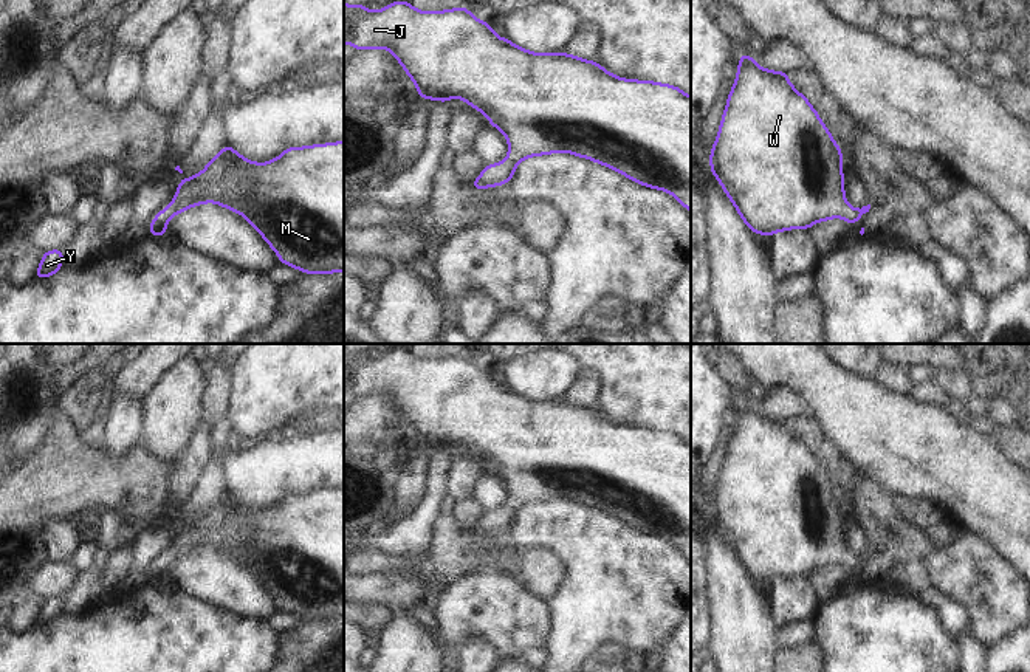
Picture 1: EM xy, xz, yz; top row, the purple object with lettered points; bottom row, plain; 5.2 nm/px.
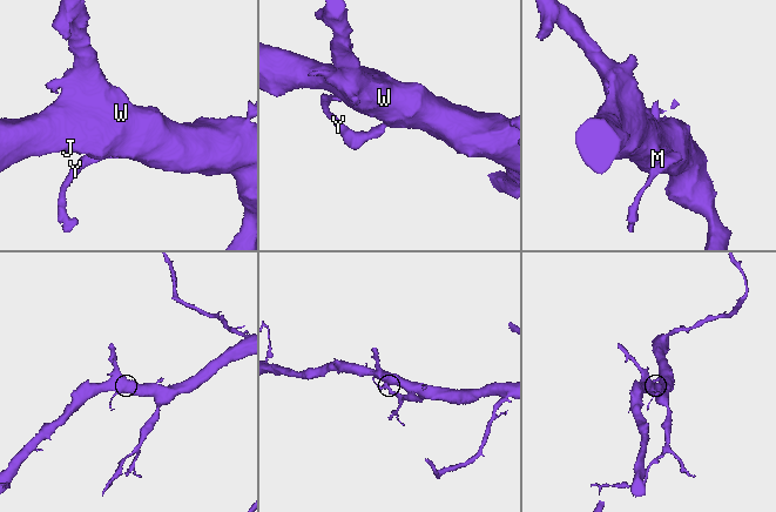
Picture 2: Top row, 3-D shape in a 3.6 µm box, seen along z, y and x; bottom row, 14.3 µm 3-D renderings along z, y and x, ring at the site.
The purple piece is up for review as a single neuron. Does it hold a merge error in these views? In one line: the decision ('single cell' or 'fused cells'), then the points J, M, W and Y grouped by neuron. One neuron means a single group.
single cell; groups J M W Y

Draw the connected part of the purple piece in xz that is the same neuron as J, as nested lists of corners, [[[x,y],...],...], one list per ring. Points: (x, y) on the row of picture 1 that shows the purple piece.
[[[400,0],[369,12],[366,5],[344,3],[344,43],[353,45],[358,51],[372,48],[392,51],[417,84],[417,94],[424,101],[448,102],[457,96],[480,110],[493,127],[505,133],[510,153],[500,164],[486,164],[480,177],[469,184],[474,190],[506,184],[514,175],[516,164],[525,158],[568,152],[612,167],[651,189],[663,189],[691,212],[691,98],[678,87],[616,77],[598,62],[567,53],[530,53],[508,39],[497,37],[488,22],[469,14],[468,6],[421,12]]]

